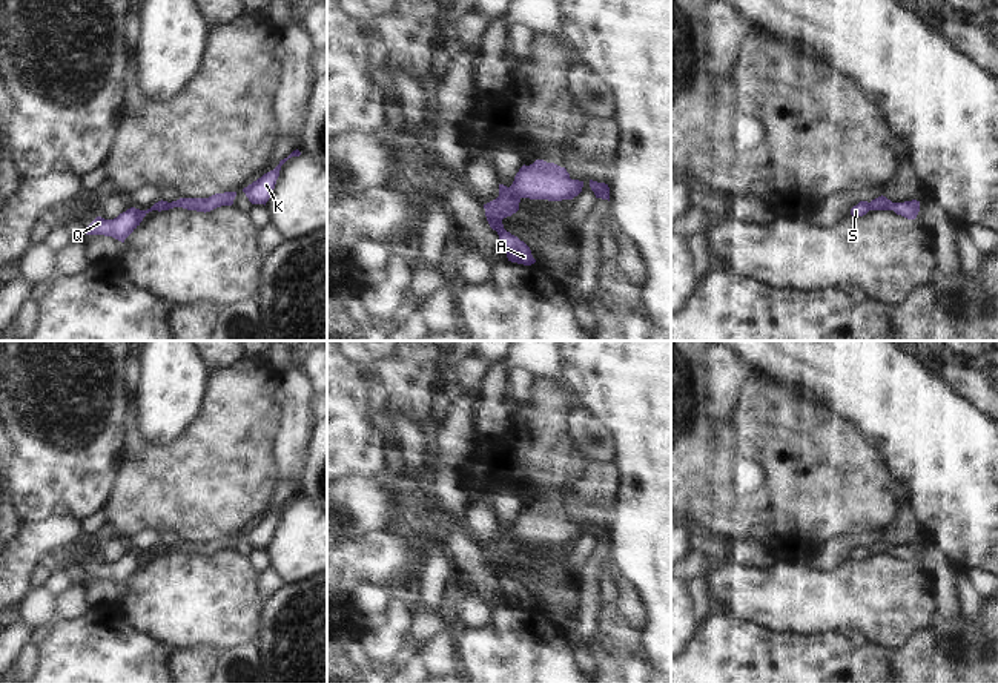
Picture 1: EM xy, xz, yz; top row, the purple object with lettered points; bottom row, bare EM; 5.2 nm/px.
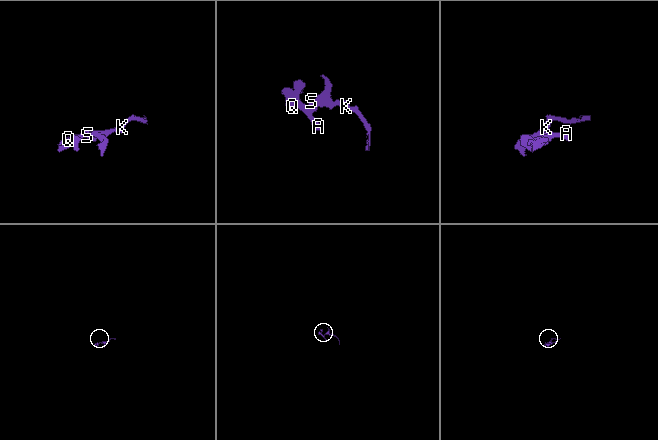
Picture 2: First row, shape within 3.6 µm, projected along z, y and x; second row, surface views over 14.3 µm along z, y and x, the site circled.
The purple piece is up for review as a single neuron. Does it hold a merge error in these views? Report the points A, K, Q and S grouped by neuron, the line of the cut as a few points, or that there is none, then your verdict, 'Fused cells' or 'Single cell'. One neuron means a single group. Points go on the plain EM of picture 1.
Groups: A Q / K S. Split along xz (499, 537), (519, 542). Fused cells.

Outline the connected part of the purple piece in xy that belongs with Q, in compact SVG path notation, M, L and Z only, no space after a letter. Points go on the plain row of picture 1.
M158 545L147 554L135 551L127 553L114 563L104 563L97 560L86 572L86 579L104 579L112 580L121 586L140 569L143 562L152 556L157 549L163 549L167 545Z

